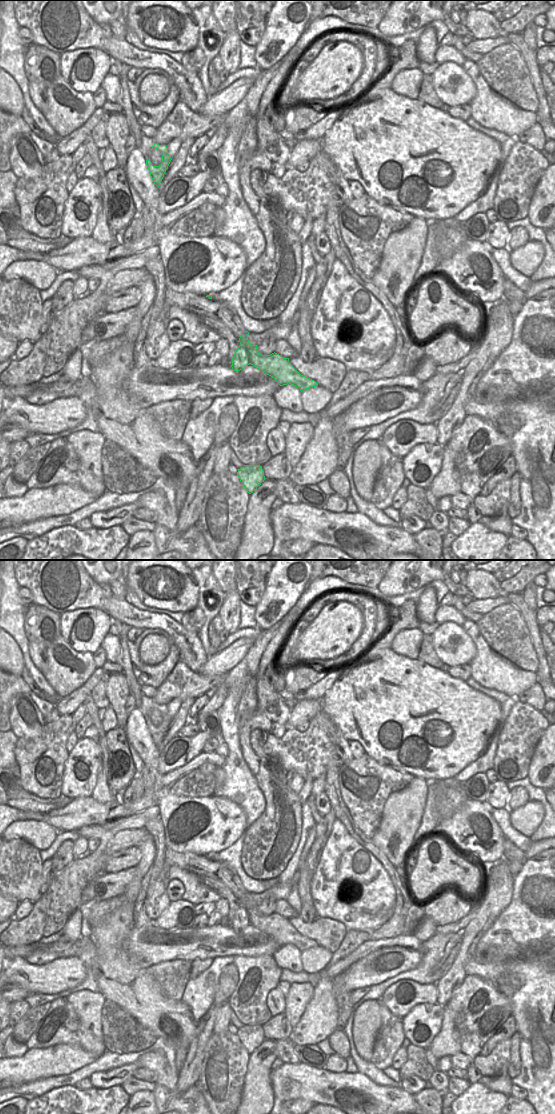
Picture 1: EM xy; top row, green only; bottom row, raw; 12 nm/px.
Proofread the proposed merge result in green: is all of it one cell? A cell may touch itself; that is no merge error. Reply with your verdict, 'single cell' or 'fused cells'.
fused cells

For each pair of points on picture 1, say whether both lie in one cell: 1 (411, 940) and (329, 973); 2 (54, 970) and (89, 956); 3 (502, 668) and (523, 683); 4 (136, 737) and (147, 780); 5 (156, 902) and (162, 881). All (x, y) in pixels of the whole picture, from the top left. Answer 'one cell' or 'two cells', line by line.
1: one cell
2: two cells
3: one cell
4: one cell
5: one cell

